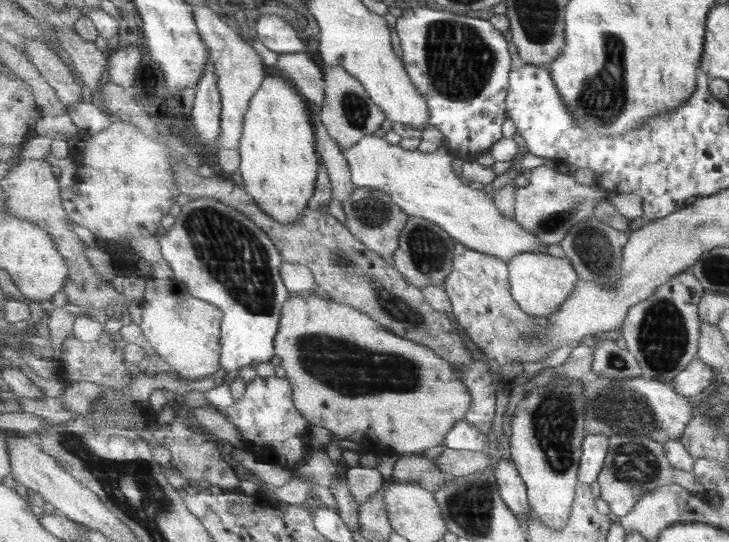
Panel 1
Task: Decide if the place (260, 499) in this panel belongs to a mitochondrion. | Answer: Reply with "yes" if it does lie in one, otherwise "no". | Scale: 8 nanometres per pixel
no

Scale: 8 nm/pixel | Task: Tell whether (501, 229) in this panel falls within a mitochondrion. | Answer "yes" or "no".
no

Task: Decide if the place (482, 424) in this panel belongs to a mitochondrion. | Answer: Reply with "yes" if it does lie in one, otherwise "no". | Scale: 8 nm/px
no

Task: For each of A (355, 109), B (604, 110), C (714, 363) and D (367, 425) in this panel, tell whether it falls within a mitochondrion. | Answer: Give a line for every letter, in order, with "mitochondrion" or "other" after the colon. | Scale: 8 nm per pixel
A: mitochondrion
B: mitochondrion
C: other
D: other

